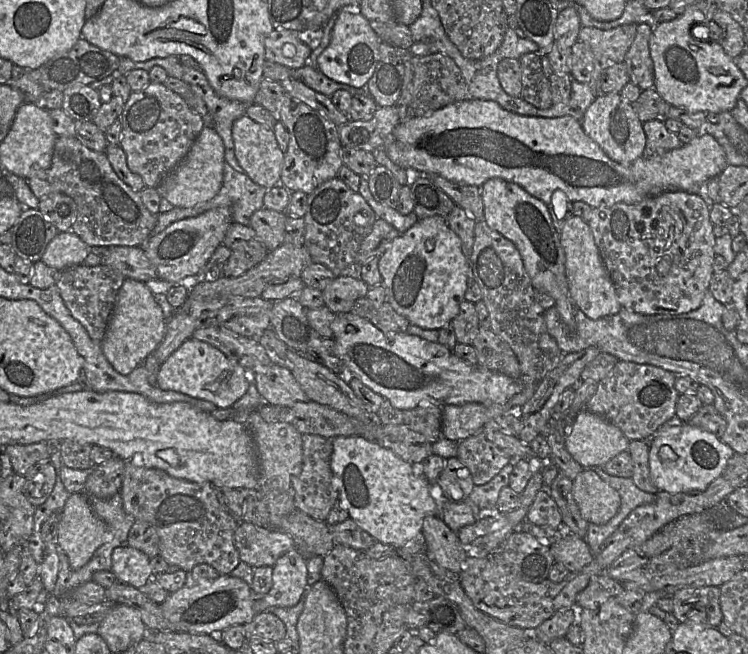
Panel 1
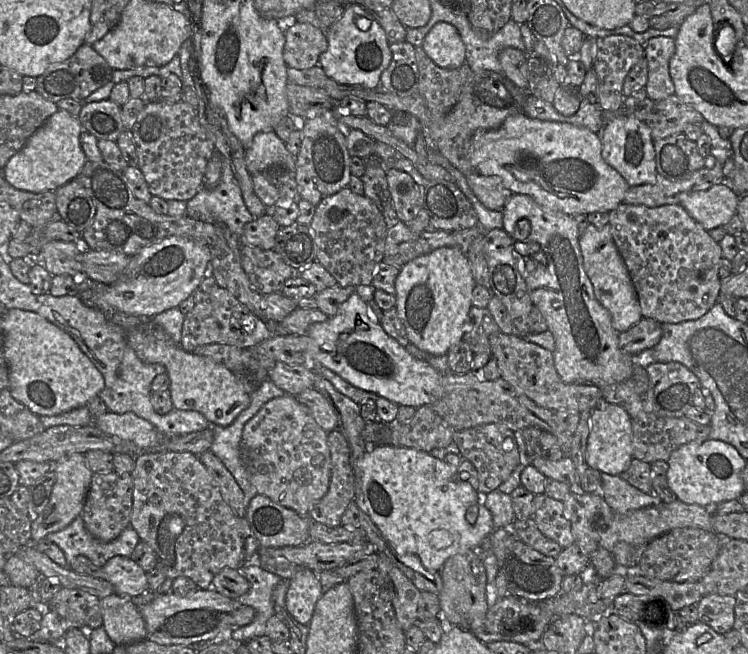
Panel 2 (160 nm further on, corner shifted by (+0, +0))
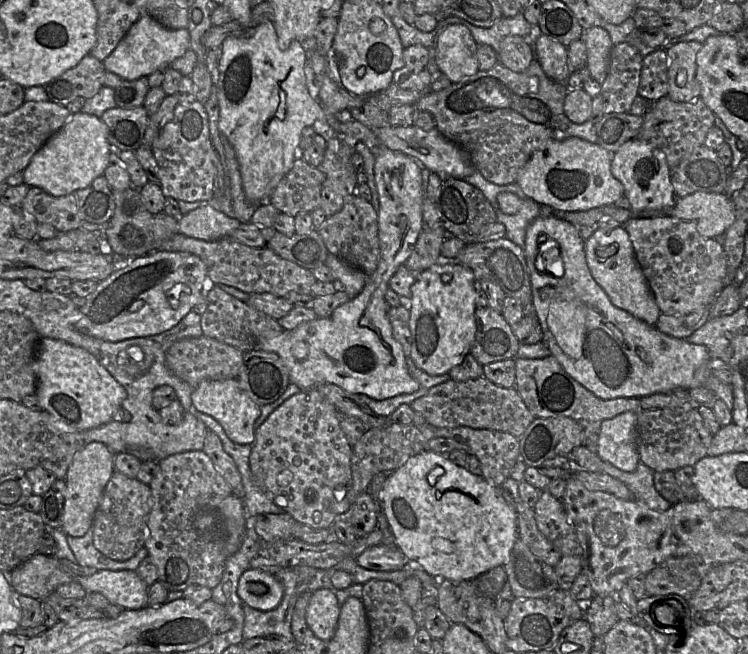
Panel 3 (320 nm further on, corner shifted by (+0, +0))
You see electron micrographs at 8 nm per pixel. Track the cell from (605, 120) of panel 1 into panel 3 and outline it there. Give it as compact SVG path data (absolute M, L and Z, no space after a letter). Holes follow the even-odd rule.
M639 138L627 141L613 153L611 173L623 184L634 216L670 214L677 200L671 182L671 170L665 154L654 145Z

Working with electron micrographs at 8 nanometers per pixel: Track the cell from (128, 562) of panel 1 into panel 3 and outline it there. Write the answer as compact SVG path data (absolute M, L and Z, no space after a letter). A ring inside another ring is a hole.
M100 570L91 577L76 577L88 593L100 593L112 605L127 610L148 606L148 586L132 570Z

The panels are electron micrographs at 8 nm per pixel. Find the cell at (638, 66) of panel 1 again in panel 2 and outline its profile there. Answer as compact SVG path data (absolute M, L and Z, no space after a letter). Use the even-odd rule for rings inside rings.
M657 36L649 39L644 48L644 57L648 62L648 80L644 89L648 98L655 102L675 94L669 72L675 47L675 39Z

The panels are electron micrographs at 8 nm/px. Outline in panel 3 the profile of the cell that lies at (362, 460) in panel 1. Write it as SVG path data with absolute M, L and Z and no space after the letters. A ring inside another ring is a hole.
M424 451L416 454L410 457L404 465L391 472L381 490L381 501L383 512L398 548L408 559L418 562L423 570L432 577L443 577L455 581L474 580L496 566L503 566L508 560L513 546L519 537L517 513L504 499L501 489L489 484L482 476L473 475L468 469L457 466L448 457L438 452Z

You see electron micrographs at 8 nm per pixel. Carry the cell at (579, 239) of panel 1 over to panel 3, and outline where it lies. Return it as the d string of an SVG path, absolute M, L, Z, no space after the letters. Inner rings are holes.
M624 227L596 230L584 240L584 251L592 277L607 293L611 302L648 325L655 326L661 311L636 260L632 242Z

